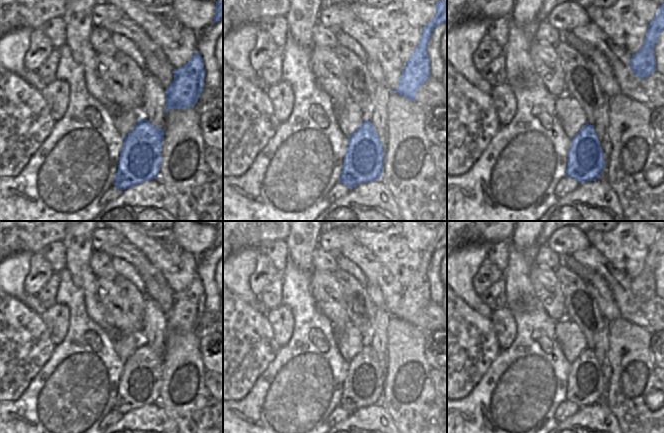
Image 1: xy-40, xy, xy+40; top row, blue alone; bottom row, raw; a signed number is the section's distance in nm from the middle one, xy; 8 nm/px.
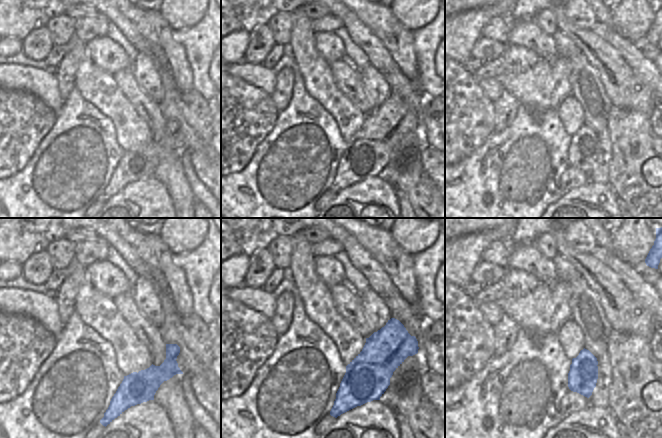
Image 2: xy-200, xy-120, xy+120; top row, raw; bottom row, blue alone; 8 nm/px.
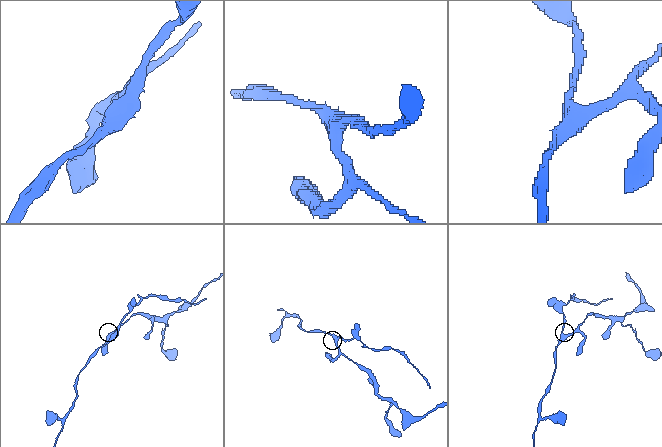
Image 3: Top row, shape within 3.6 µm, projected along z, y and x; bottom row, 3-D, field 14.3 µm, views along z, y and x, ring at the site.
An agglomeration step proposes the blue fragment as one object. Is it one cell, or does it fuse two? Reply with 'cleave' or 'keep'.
cleave

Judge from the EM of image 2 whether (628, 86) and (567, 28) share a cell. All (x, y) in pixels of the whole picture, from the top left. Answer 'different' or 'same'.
same

